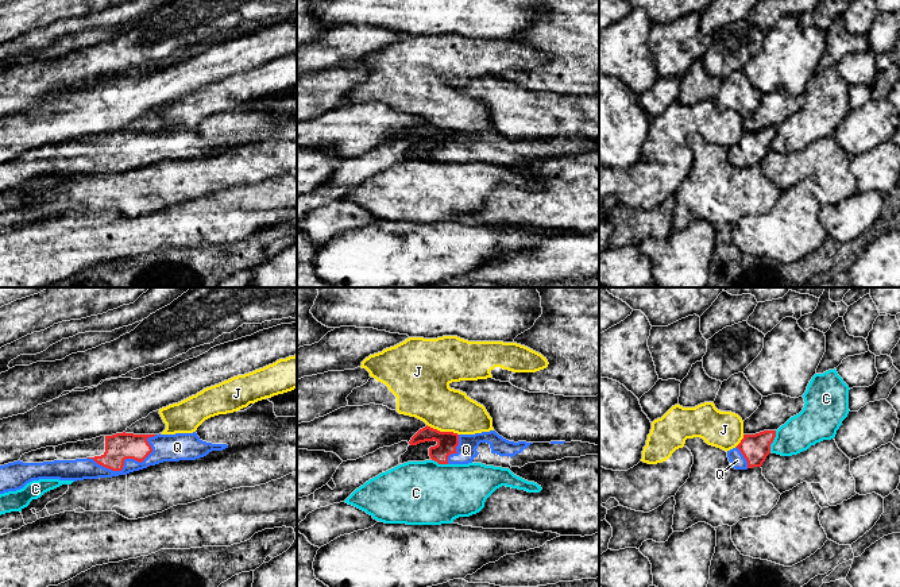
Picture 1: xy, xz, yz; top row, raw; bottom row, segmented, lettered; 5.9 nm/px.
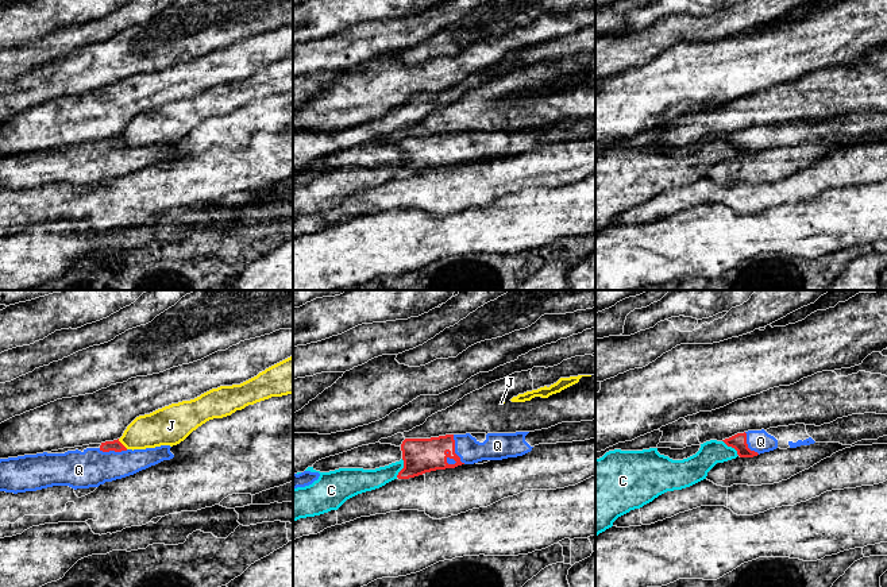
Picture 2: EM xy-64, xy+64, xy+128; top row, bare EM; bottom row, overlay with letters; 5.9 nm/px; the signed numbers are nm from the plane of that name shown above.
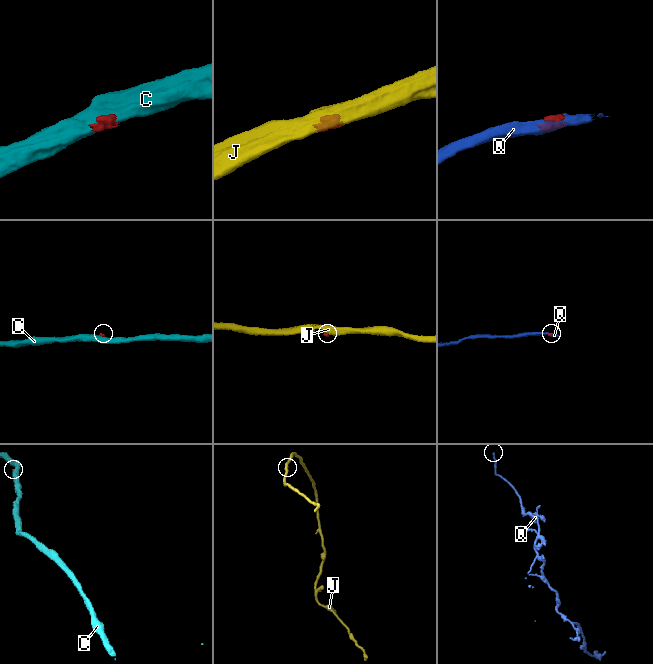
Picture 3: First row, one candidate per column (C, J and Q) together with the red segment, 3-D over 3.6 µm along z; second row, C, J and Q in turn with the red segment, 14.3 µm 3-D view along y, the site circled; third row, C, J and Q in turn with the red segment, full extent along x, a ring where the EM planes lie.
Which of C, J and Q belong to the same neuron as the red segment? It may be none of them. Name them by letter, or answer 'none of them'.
Q

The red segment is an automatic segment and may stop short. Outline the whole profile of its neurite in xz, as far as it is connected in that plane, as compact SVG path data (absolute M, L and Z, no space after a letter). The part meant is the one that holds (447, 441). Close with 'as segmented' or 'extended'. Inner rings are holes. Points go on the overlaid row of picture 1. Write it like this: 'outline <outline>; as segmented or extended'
outline M430 426L420 429L409 441L410 445L417 445L425 441L436 441L434 447L429 448L429 456L439 464L468 464L482 463L486 466L511 468L524 467L528 463L536 462L556 462L564 457L580 457L586 455L599 455L599 445L582 441L551 441L551 443L526 443L509 441L499 436L495 430L482 432L475 435L457 435L453 432L440 432Z; extended

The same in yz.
outline M764 430L756 435L743 435L741 443L727 451L730 466L735 470L761 467L770 453L770 444L776 437L776 430Z; extended

